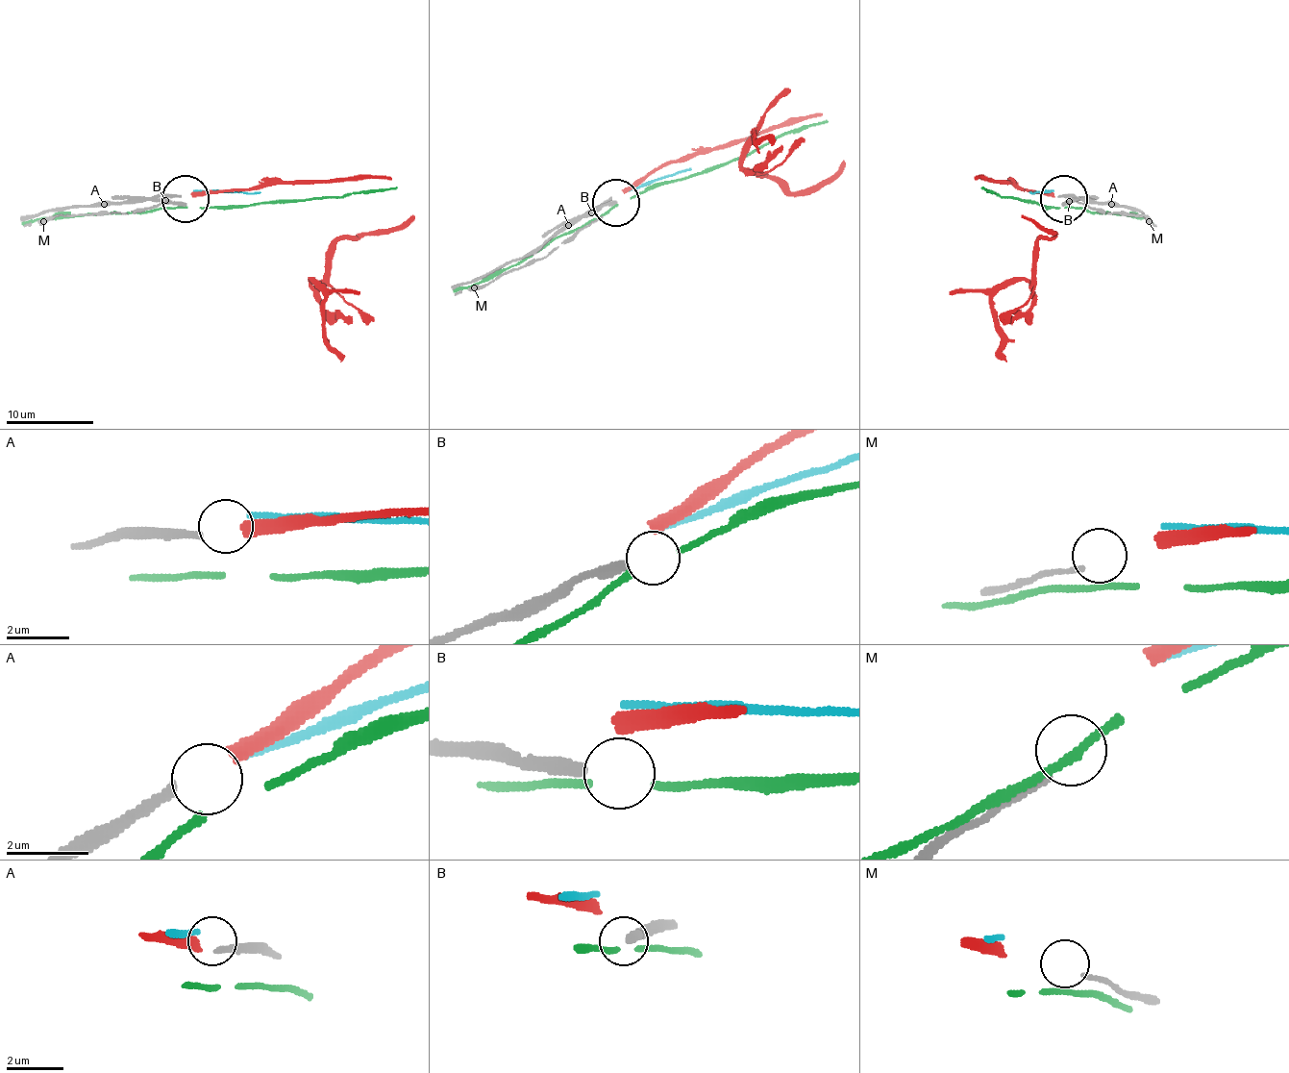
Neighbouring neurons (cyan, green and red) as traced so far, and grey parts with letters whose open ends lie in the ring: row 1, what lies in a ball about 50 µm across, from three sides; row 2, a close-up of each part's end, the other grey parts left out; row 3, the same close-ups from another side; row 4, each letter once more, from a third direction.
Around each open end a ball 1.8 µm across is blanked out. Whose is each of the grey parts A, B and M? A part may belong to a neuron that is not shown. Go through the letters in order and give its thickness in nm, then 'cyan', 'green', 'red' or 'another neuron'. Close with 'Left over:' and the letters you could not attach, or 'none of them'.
A: 240 nm | red
B: 360 nm | another neuron
M: 150 nm | another neuron
Left over: B, M

